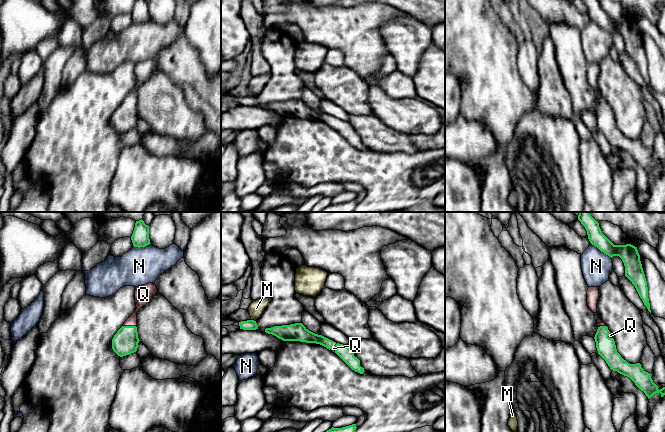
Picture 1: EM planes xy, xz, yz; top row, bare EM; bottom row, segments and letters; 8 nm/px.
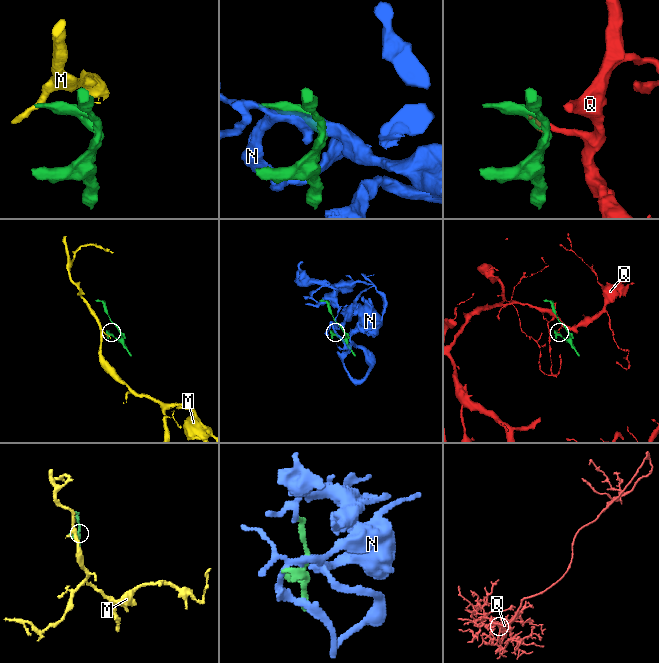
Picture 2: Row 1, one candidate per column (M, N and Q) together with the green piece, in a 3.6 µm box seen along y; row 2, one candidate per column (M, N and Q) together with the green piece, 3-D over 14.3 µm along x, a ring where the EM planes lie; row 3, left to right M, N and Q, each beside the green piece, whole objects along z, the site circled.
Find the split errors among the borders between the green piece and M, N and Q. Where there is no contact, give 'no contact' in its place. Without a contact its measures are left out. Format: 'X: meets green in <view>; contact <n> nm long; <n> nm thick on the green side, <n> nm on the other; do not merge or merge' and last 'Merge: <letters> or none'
M: meets green in xz; contact 40 nm long; 80 nm thick on the green side, 120 nm on the other; do not merge
N: meets green in yz; contact 200 nm long; 150 nm thick on the green side, 240 nm on the other; do not merge
Q: meets green in xy; contact 110 nm long; 200 nm thick on the green side, 110 nm on the other; do not merge
Merge: none

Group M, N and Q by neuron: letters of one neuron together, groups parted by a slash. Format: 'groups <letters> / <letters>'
groups M / N / Q

